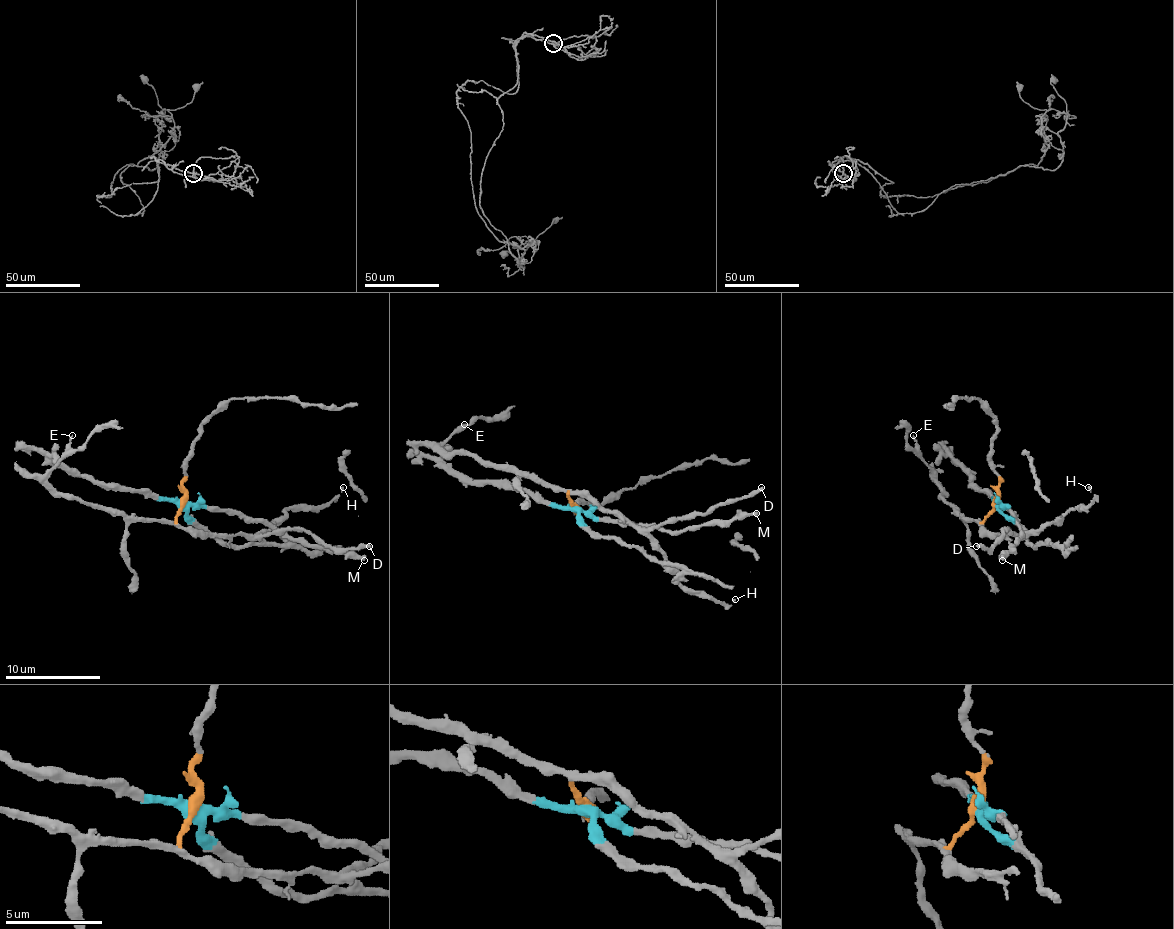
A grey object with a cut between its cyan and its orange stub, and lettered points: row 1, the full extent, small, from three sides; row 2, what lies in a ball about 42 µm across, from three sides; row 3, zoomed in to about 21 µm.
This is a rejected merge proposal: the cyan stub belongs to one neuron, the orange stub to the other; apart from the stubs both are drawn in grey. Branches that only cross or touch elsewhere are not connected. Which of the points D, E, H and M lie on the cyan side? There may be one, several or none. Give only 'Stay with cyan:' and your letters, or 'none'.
Stay with cyan: M

